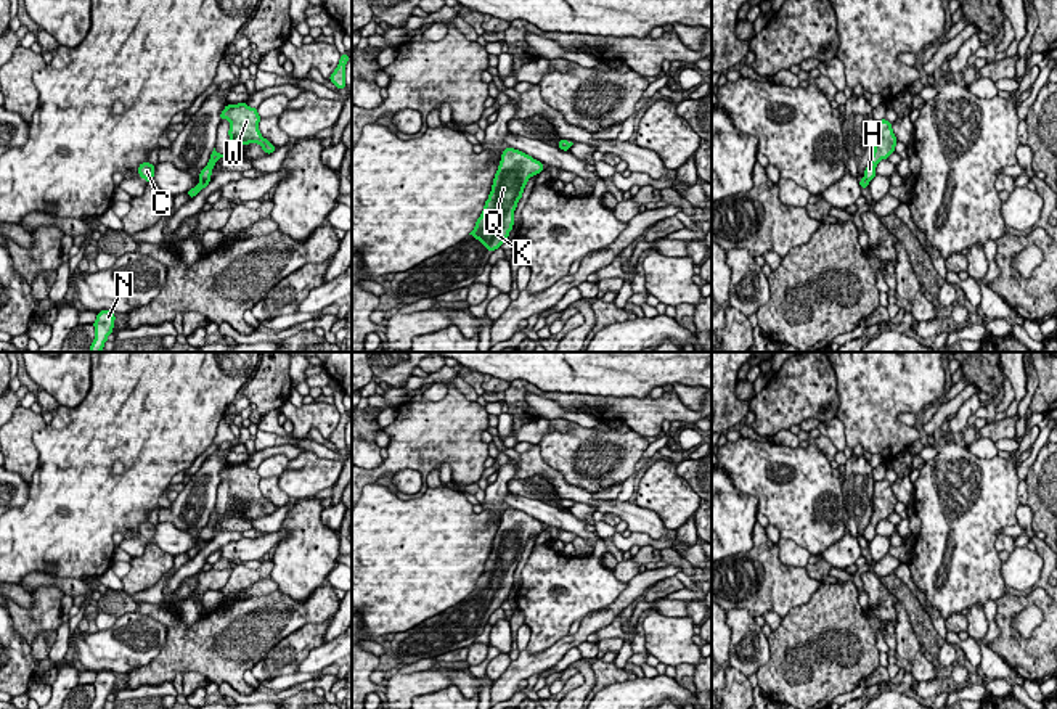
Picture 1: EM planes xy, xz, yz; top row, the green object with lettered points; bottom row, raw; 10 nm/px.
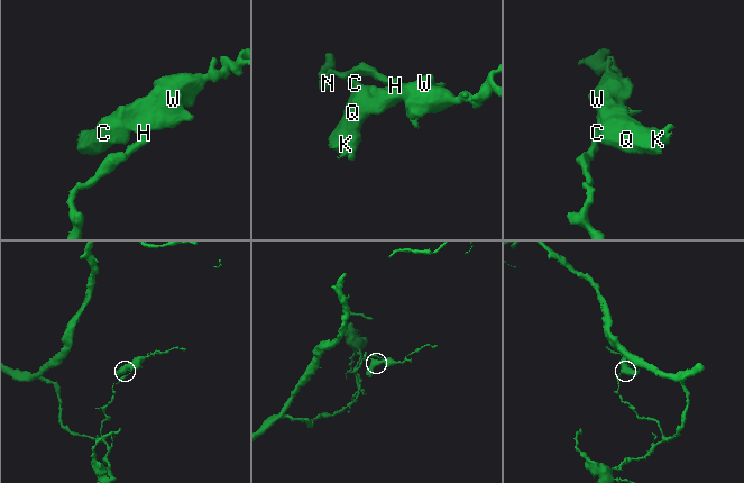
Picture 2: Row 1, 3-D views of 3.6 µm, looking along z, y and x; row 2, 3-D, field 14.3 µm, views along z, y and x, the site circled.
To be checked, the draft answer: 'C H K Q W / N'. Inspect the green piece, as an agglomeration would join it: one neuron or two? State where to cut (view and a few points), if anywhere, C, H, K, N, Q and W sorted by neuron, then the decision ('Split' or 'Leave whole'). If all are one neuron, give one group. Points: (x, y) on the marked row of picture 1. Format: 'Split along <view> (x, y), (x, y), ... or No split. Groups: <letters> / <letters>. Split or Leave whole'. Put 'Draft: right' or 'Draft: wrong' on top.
Draft: right
Split along xy (201, 179), (208, 180). Groups: C H K Q W / N. Split

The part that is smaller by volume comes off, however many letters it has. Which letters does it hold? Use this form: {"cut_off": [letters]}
{"cut_off": ["C", "H", "K", "Q", "W"]}

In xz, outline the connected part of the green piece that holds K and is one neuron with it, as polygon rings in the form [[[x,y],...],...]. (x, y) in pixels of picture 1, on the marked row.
[[[506,146],[484,212],[469,235],[479,240],[488,251],[501,248],[512,230],[514,211],[522,198],[524,186],[532,175],[538,175],[543,169],[545,166],[540,161]]]

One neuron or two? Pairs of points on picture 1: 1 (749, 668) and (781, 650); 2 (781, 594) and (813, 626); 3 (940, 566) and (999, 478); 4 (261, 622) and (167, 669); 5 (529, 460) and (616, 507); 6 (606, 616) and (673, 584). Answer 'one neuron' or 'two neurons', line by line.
1: two neurons
2: two neurons
3: one neuron
4: one neuron
5: one neuron
6: two neurons

